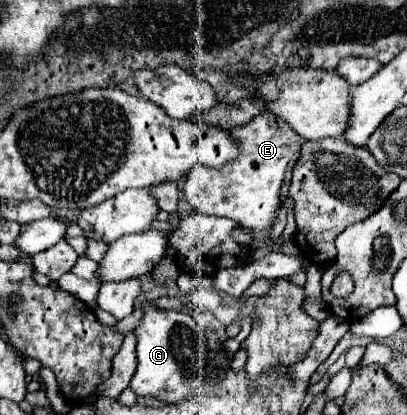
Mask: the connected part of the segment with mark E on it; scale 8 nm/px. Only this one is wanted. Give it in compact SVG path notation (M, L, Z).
M269 111L259 113L247 125L233 127L231 137L237 141L239 157L223 167L197 163L183 181L183 193L195 211L233 219L241 229L249 229L249 233L255 235L273 227L277 221L281 183L291 157L301 147L301 137Z

